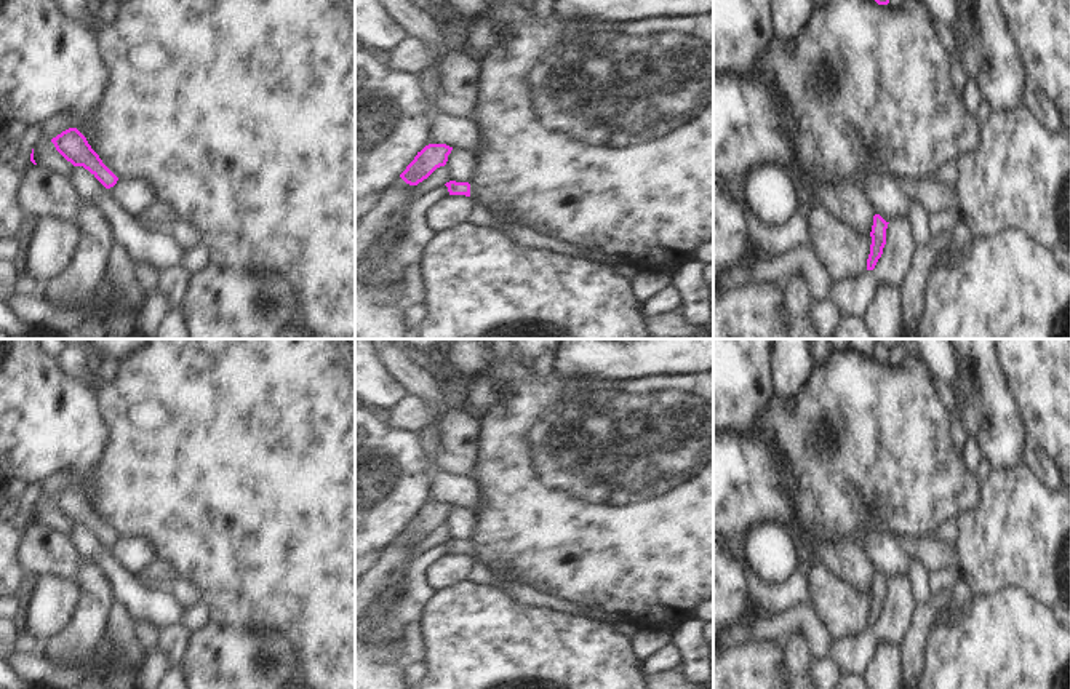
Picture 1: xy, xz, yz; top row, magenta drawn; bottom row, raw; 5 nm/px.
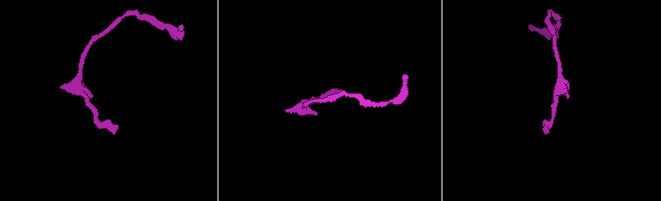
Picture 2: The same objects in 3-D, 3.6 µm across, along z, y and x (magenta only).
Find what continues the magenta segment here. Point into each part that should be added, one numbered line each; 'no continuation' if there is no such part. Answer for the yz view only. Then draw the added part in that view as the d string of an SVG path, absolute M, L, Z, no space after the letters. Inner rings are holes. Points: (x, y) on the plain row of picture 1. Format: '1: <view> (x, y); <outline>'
no continuation

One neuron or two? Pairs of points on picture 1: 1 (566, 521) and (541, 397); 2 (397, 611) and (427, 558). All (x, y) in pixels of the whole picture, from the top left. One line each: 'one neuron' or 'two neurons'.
1: one neuron
2: one neuron

